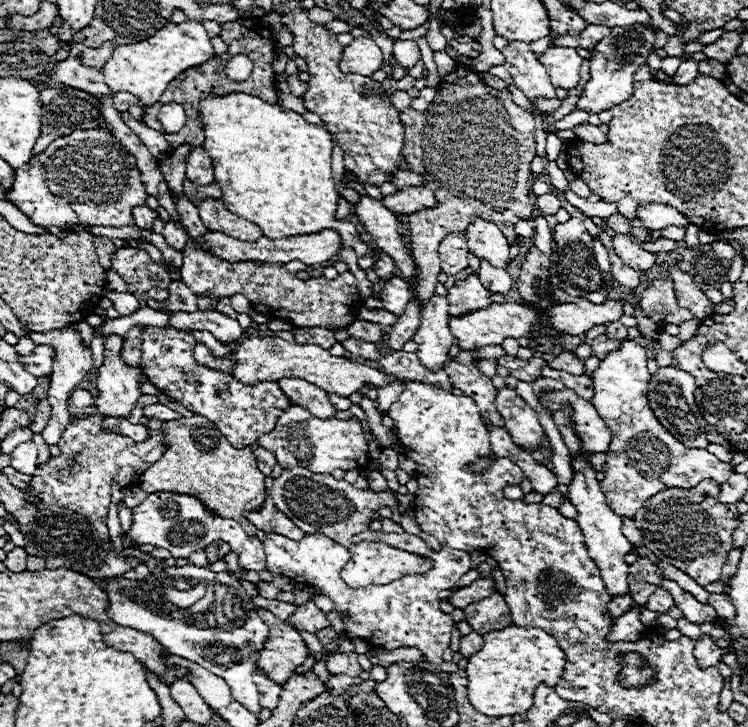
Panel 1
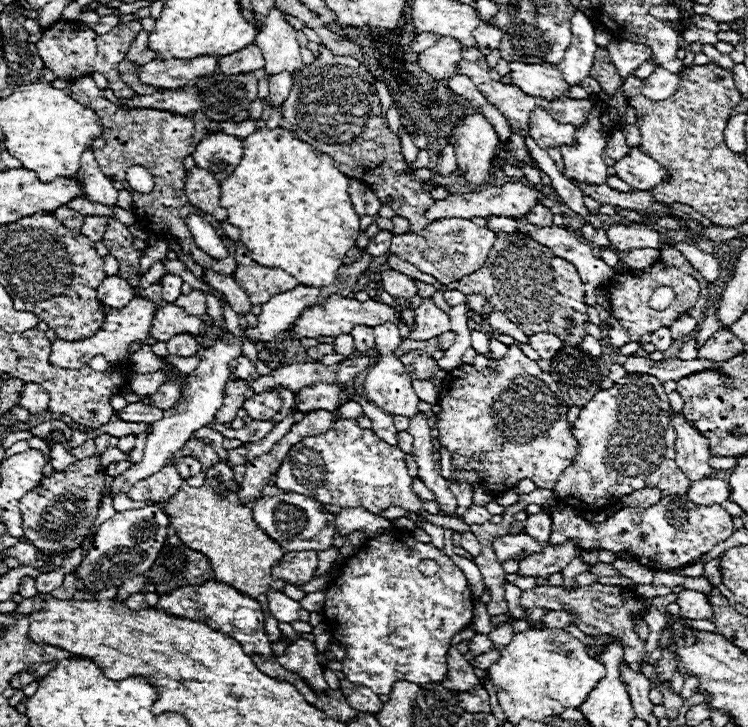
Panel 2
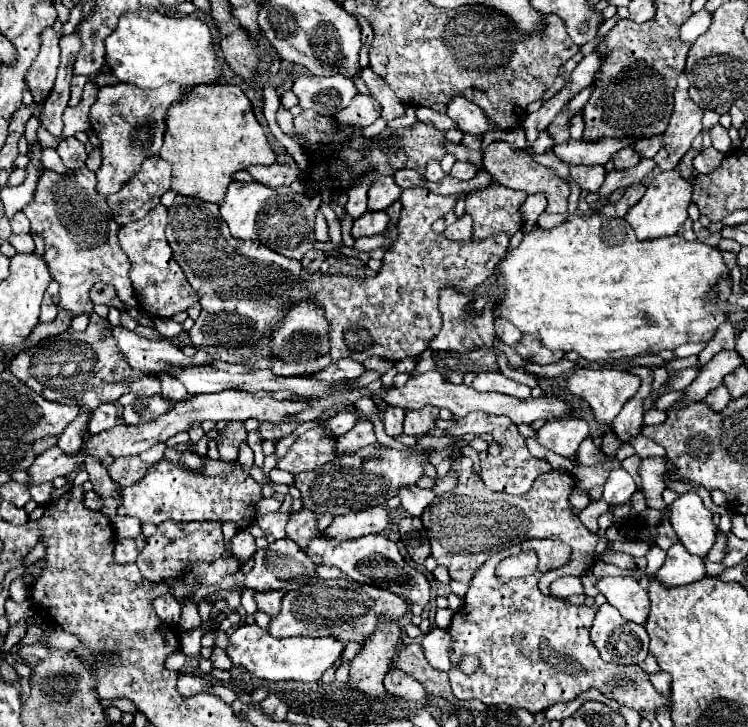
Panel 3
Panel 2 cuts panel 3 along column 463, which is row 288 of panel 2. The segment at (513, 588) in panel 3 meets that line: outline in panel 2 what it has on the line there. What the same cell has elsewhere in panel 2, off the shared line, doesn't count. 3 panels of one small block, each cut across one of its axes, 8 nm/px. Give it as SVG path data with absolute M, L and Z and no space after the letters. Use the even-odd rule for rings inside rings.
M656 262L654 266L648 266L640 278L630 274L630 272L616 274L614 280L610 280L606 284L606 290L608 290L610 302L612 302L612 314L626 328L632 342L638 342L640 336L652 334L658 328L670 328L682 314L686 314L696 304L696 300L700 296L700 286L692 276L688 276L688 274L676 270L676 268L670 268L670 266L662 264L662 262ZM660 286L670 286L670 288L674 288L674 294L676 294L674 302L666 310L654 310L648 304L652 292L656 288L660 288Z

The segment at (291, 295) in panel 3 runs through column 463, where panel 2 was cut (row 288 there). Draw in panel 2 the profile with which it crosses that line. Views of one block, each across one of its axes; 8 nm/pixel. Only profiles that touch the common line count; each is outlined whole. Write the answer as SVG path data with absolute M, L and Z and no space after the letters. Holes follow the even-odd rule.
M236 242L236 264L238 268L234 278L240 288L244 288L252 304L264 304L274 294L292 290L298 284L294 276L282 272L280 268L266 268L256 264L242 242Z

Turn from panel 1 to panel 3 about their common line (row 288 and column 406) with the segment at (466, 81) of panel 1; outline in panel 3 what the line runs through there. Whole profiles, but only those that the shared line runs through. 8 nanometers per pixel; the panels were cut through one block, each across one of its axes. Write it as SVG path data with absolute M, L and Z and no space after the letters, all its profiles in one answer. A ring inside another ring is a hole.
M432 406L422 408L422 410L406 410L404 434L422 436L422 434L430 432L436 418L438 418L438 408L432 408Z

